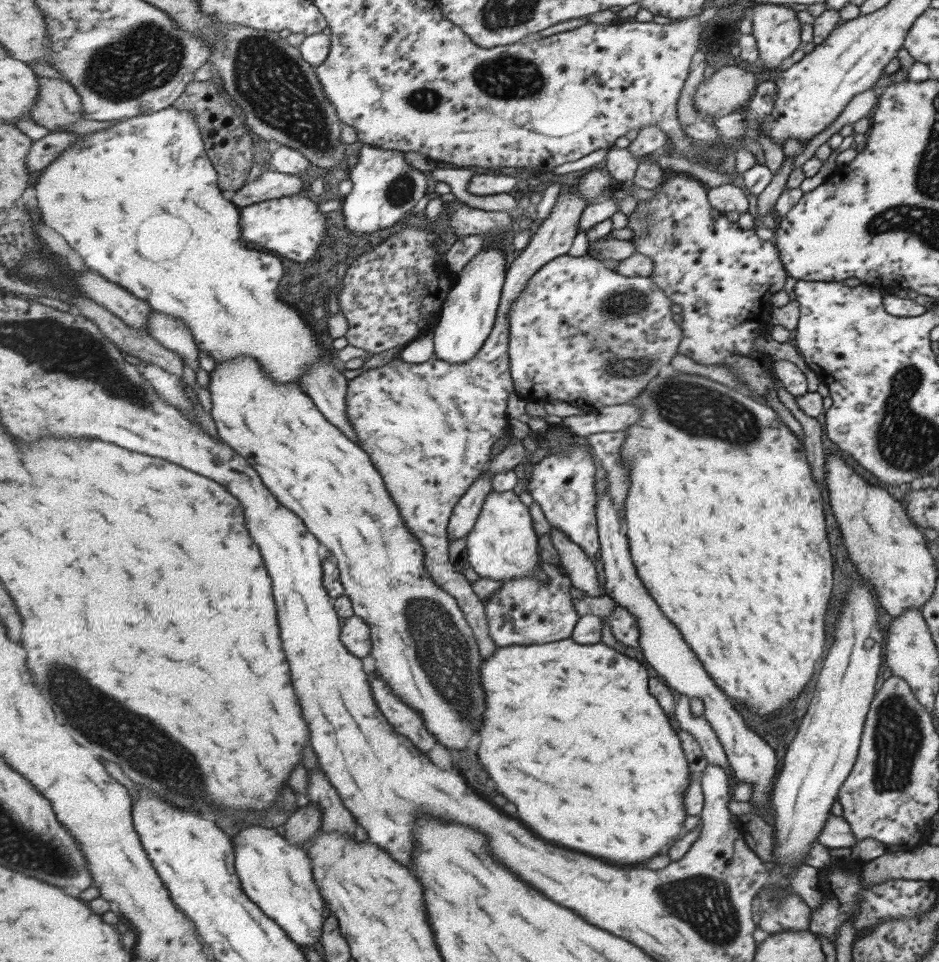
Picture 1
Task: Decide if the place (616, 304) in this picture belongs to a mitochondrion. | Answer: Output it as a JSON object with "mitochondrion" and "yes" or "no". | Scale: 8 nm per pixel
{"mitochondrion":"yes"}

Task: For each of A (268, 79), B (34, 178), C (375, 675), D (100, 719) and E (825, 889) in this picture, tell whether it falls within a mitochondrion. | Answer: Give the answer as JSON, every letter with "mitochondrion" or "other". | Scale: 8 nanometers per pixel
{"A":"mitochondrion","B":"other","C":"other","D":"mitochondrion","E":"other"}

